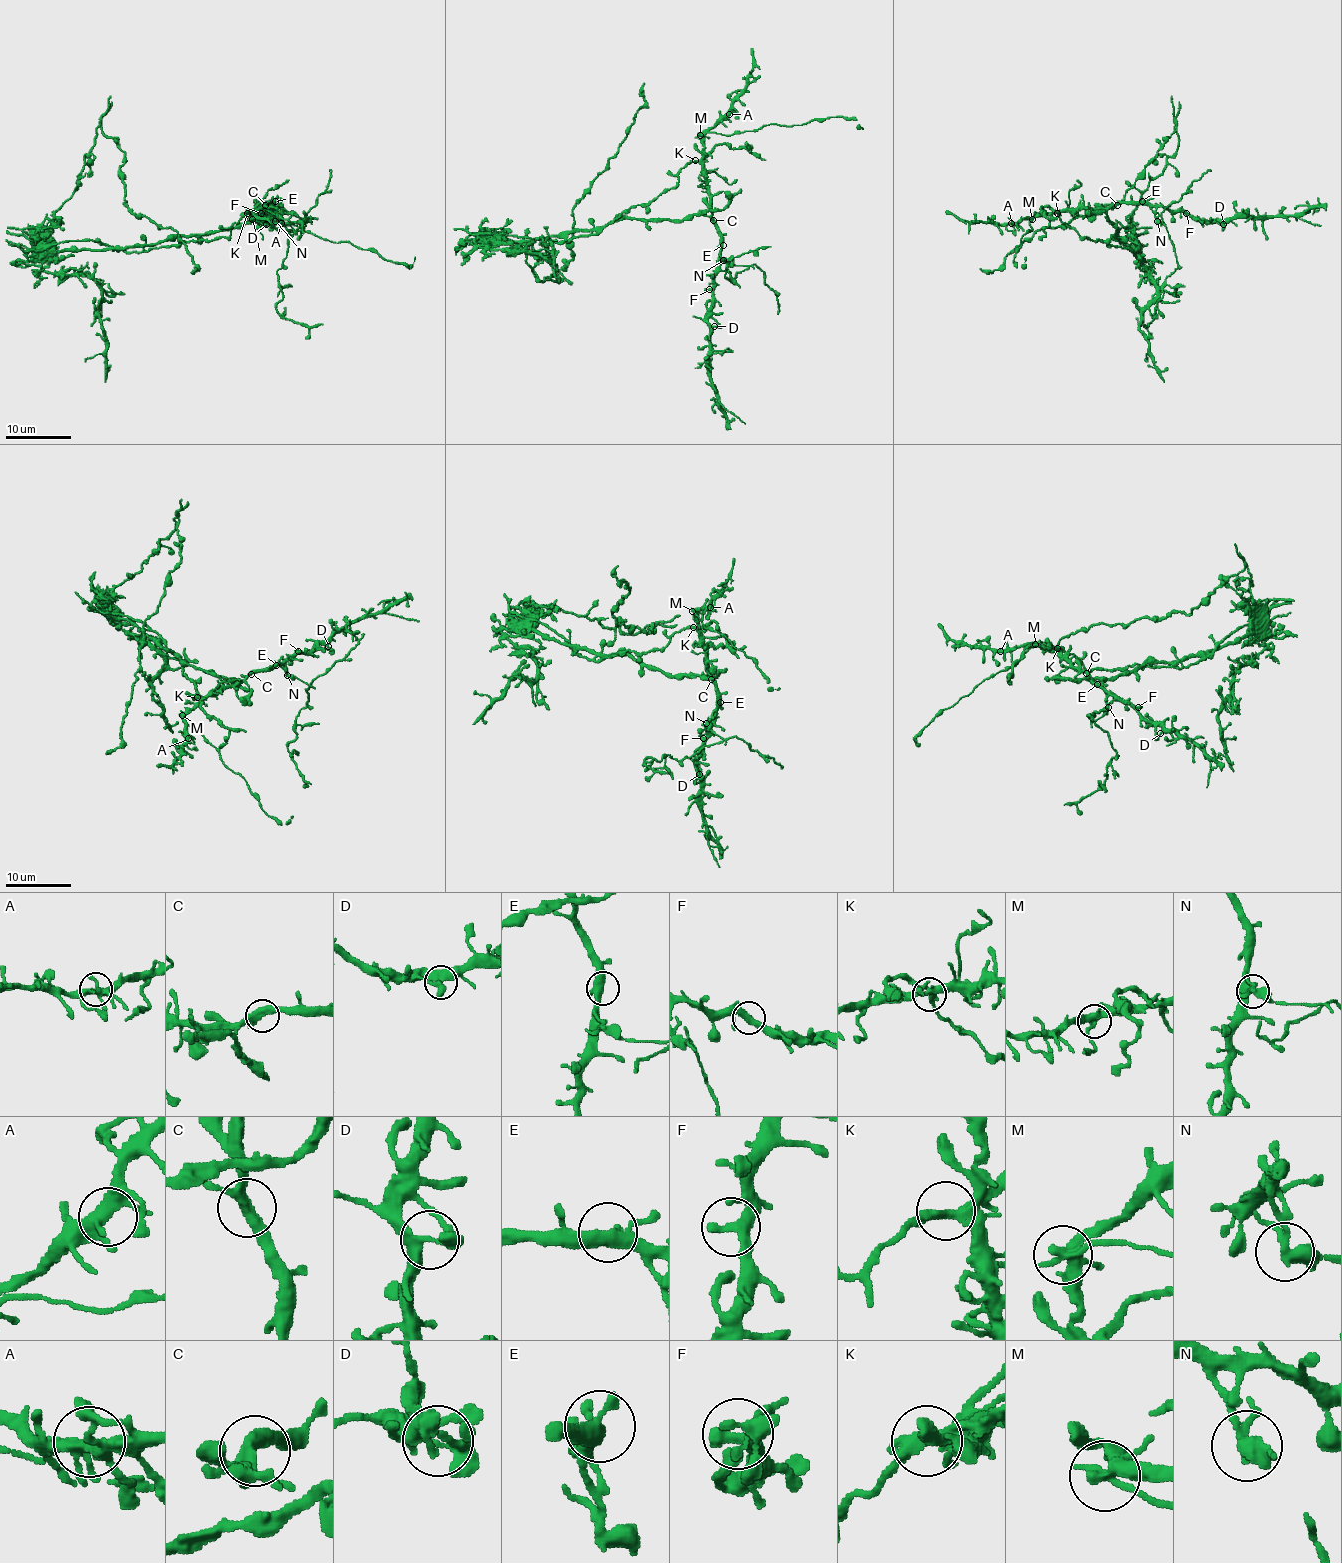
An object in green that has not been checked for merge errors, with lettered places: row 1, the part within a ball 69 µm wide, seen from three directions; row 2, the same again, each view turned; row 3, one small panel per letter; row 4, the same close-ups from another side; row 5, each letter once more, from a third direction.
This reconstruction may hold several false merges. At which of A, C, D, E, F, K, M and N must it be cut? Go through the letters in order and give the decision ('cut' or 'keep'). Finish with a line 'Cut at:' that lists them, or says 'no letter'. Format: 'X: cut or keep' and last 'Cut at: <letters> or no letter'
A: keep
C: keep
D: keep
E: keep
F: keep
K: cut
M: cut
N: cut
Cut at: K, M, N

